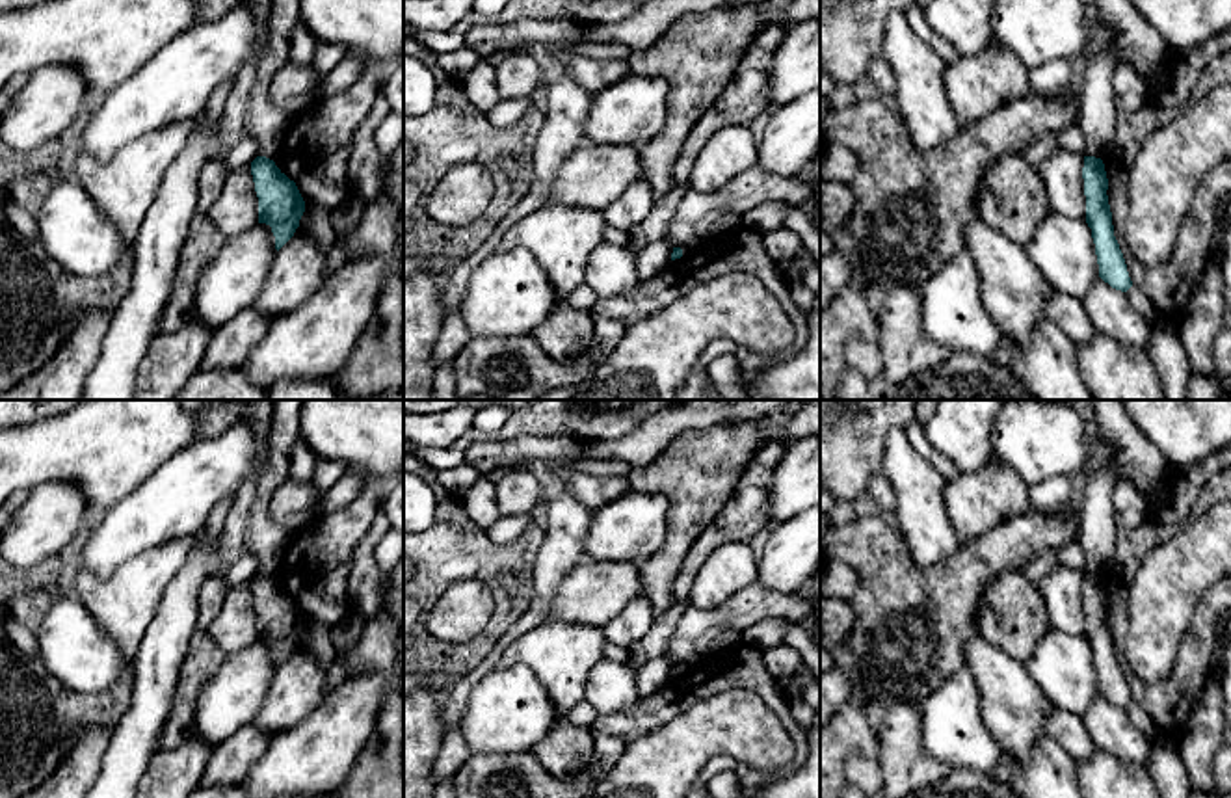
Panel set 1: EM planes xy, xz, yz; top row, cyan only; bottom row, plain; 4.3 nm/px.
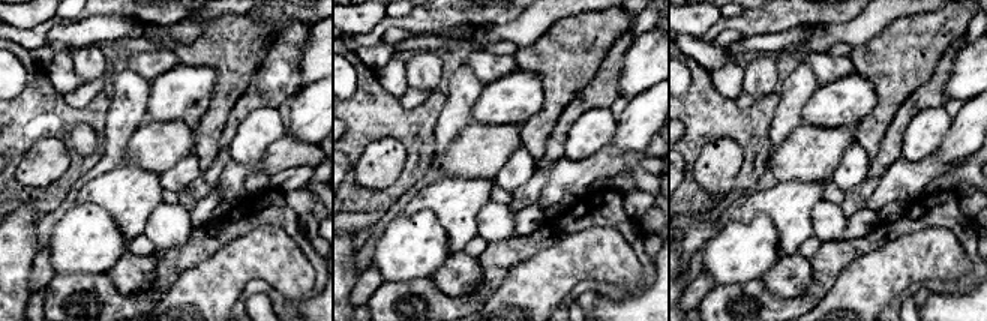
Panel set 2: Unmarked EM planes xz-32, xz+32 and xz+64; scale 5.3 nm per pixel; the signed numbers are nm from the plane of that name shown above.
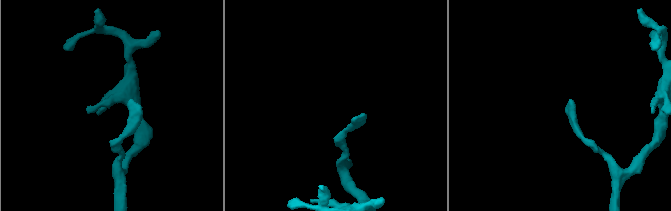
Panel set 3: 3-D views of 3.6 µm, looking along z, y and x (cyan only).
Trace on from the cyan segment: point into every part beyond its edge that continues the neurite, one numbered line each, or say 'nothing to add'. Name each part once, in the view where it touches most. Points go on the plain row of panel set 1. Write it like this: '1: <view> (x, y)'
nothing to add

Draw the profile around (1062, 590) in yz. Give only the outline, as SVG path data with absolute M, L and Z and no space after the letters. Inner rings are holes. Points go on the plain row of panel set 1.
M1058 565L1036 582L1054 629L1086 638L1084 573Z

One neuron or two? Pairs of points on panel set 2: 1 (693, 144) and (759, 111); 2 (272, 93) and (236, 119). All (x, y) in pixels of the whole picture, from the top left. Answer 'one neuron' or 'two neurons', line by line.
1: one neuron
2: one neuron

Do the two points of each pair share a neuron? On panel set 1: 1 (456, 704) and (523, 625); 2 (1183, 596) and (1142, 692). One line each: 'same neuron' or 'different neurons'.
1: same neuron
2: different neurons

